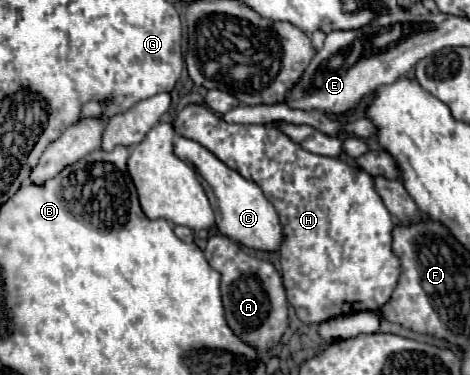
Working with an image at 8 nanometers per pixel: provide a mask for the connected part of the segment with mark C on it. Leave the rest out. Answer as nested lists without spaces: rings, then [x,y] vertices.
[[[187,137],[175,139],[175,155],[197,169],[199,182],[213,210],[220,213],[221,218],[217,218],[215,223],[225,237],[239,241],[241,245],[245,245],[249,249],[257,249],[257,251],[265,251],[265,253],[279,251],[279,245],[285,241],[279,215],[277,215],[275,207],[265,199],[263,191],[253,181],[243,179],[237,171],[229,169],[223,161],[219,161],[203,145],[199,145],[197,141],[187,139]]]

